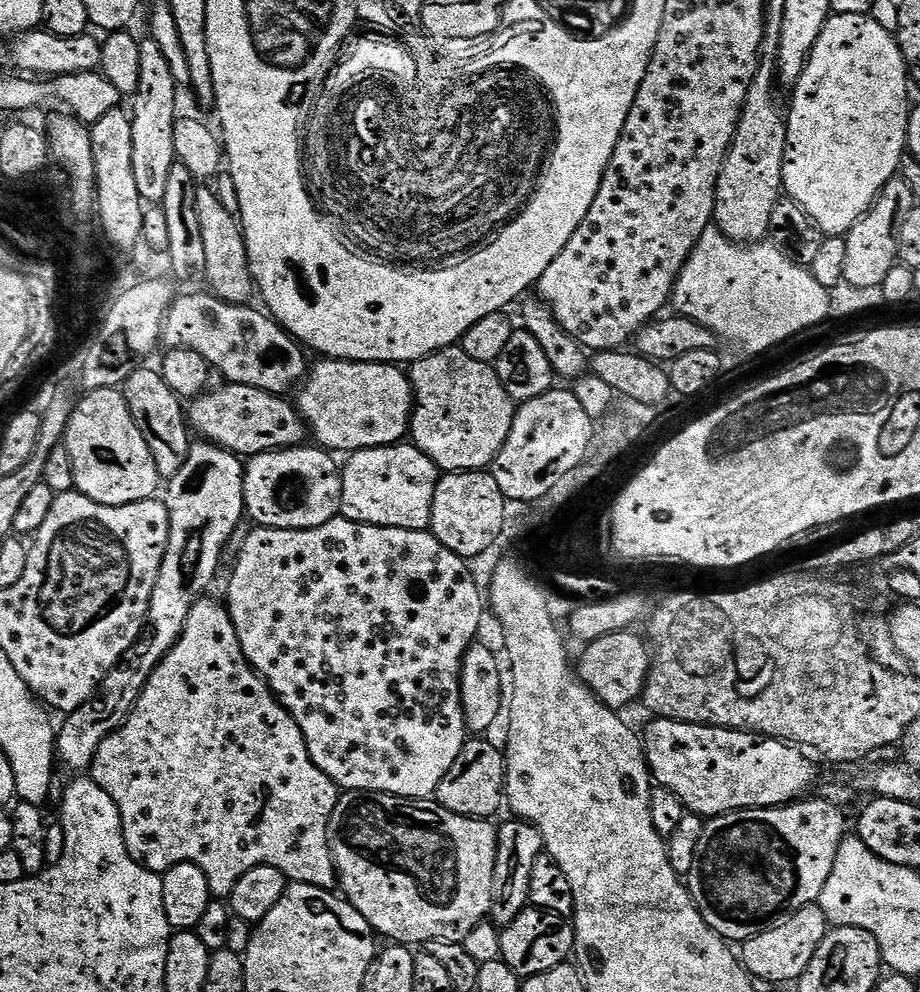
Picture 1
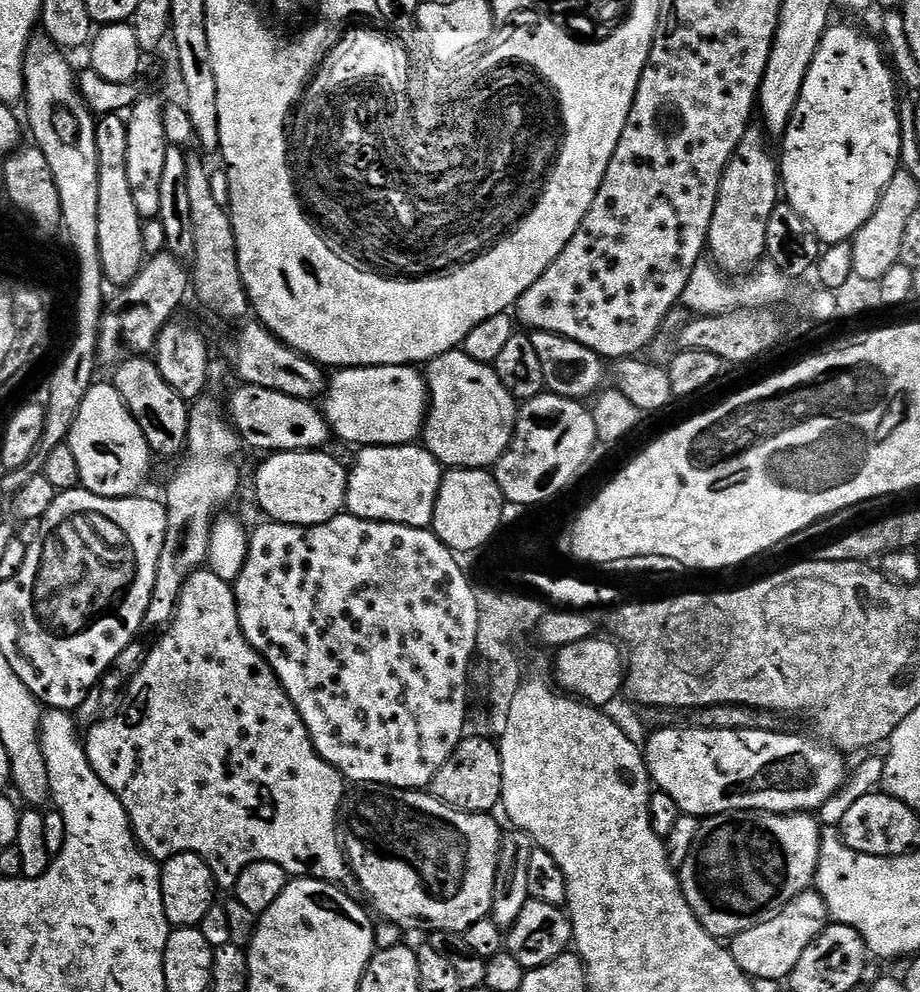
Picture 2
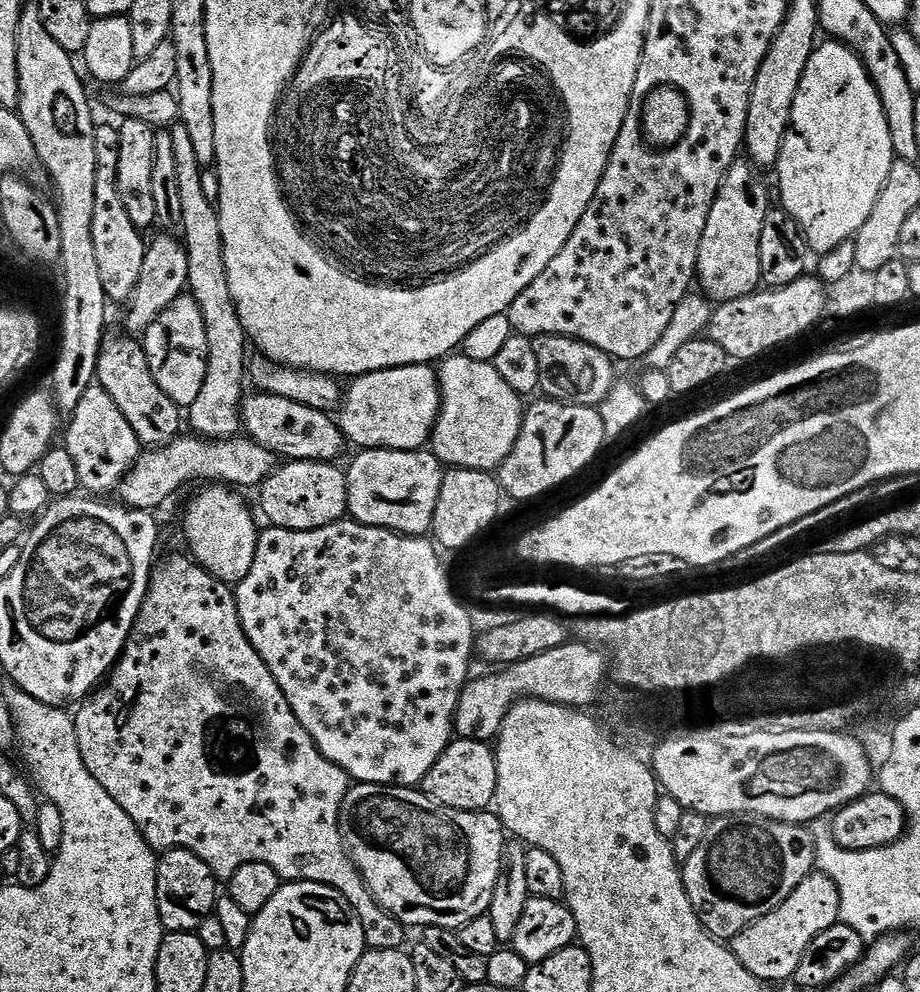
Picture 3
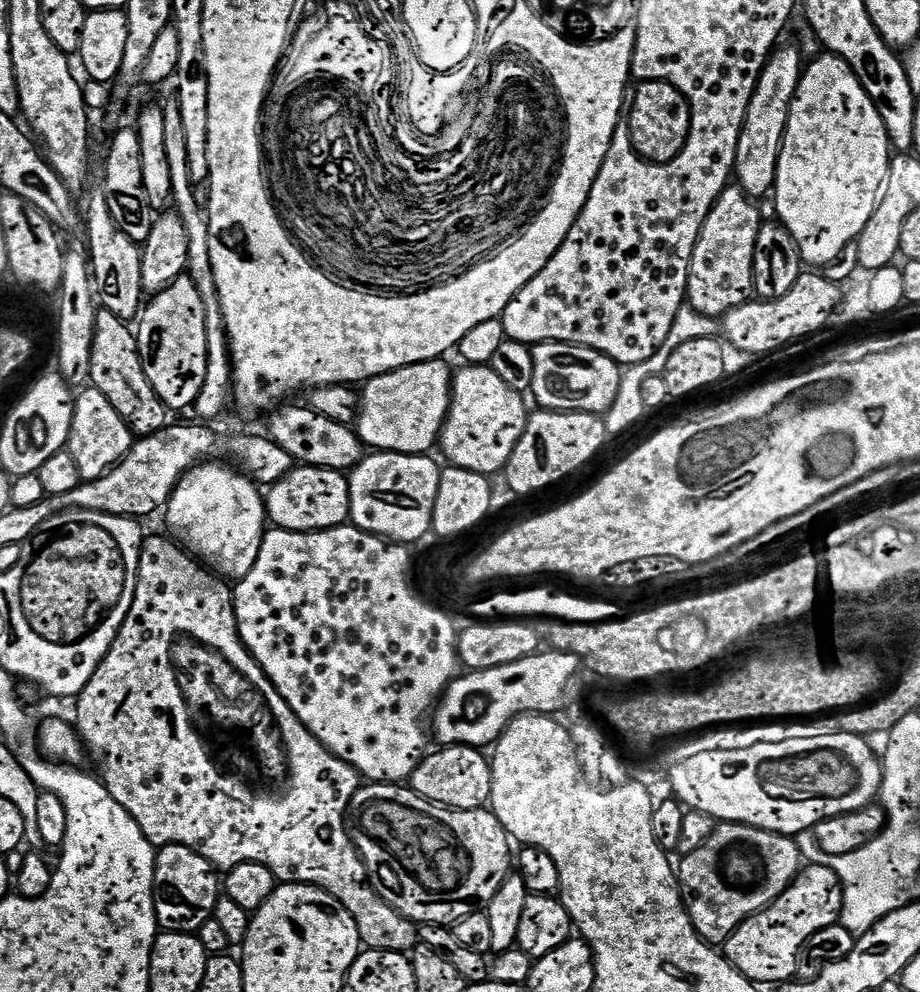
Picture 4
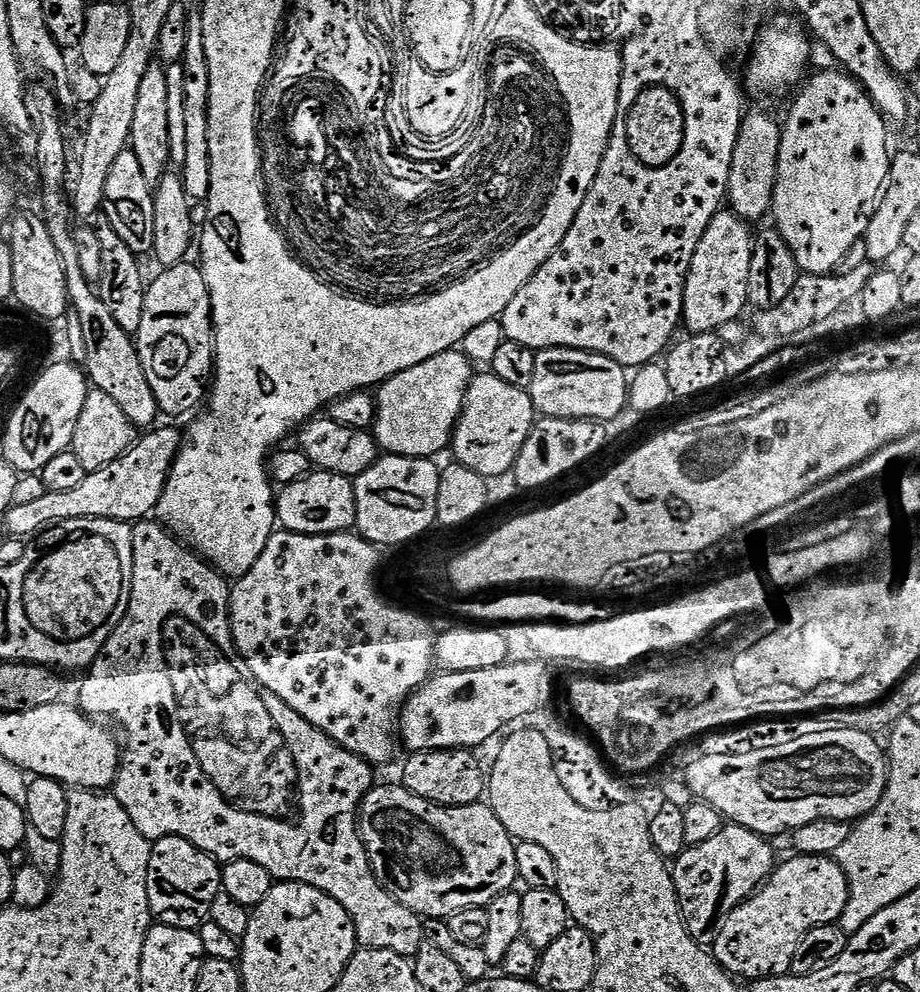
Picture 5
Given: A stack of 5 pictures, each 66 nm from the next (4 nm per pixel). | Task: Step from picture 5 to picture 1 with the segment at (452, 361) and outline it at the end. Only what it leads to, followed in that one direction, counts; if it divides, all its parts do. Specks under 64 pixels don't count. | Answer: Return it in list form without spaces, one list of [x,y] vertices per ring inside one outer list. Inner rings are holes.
[[[357,360],[319,361],[321,364],[309,371],[299,389],[298,407],[305,425],[316,435],[315,443],[333,453],[351,454],[364,448],[385,448],[388,444],[399,444],[409,435],[412,423],[414,397],[409,373],[395,364],[371,364]]]

